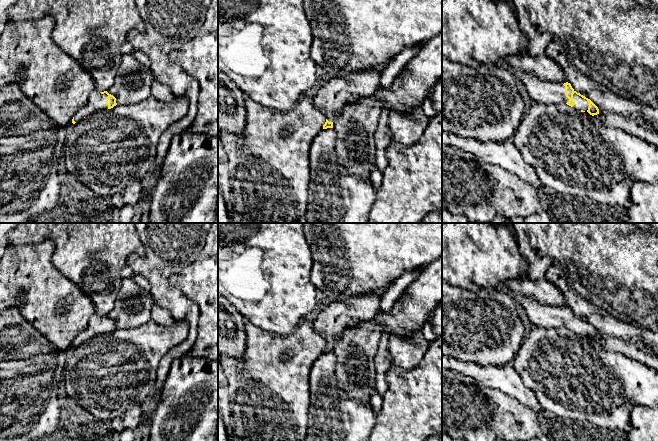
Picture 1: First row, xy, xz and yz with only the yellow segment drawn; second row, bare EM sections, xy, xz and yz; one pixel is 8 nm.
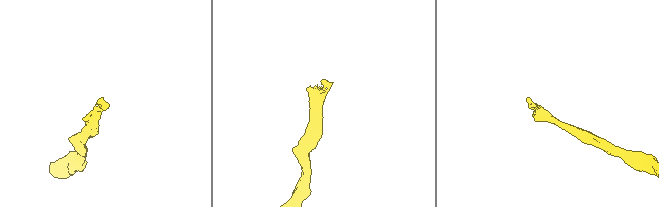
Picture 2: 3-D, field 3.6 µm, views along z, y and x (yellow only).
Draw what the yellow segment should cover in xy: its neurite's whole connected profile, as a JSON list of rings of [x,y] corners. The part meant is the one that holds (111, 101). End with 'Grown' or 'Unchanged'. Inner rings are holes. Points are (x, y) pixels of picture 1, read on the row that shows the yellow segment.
[[[94,90],[88,99],[88,103],[74,115],[72,123],[75,124],[100,109],[111,109],[116,105],[116,98],[113,95],[107,91],[99,92]]]. Grown

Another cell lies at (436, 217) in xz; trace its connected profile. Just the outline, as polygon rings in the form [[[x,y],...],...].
[[[433,212],[427,215],[421,223],[442,223],[442,212]]]

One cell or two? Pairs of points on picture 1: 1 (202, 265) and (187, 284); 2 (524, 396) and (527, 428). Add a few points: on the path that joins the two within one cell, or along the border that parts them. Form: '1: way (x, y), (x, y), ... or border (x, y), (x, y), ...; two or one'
1: way (201, 270), (192, 279); one
2: border (505, 393), (514, 396), (522, 404), (537, 413); two

